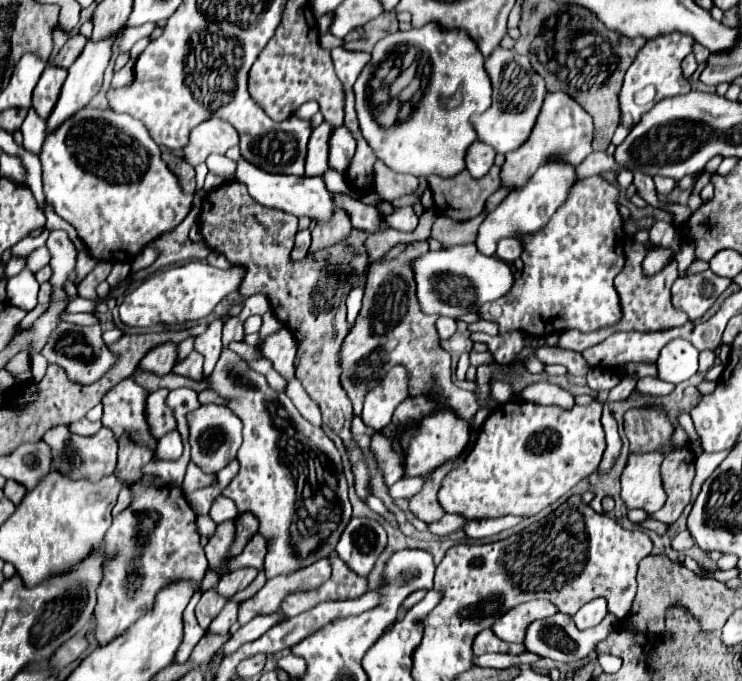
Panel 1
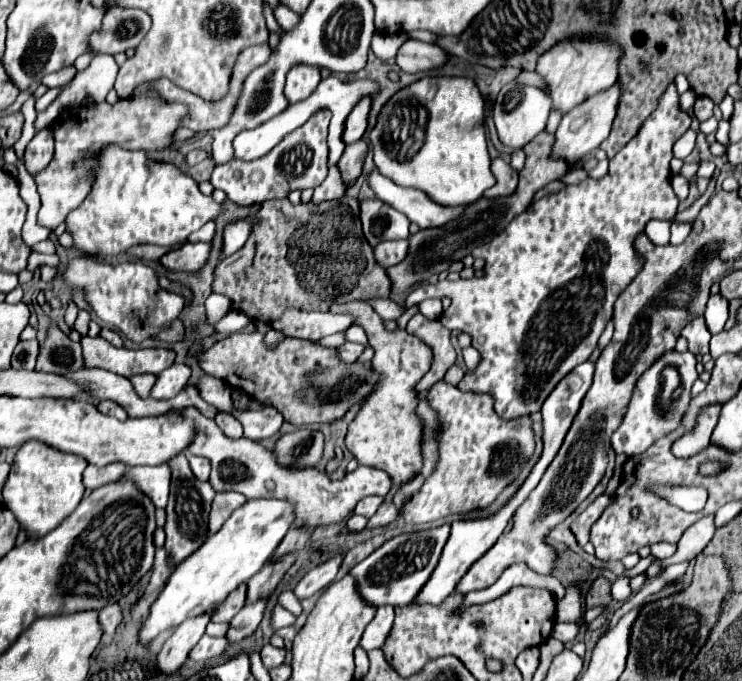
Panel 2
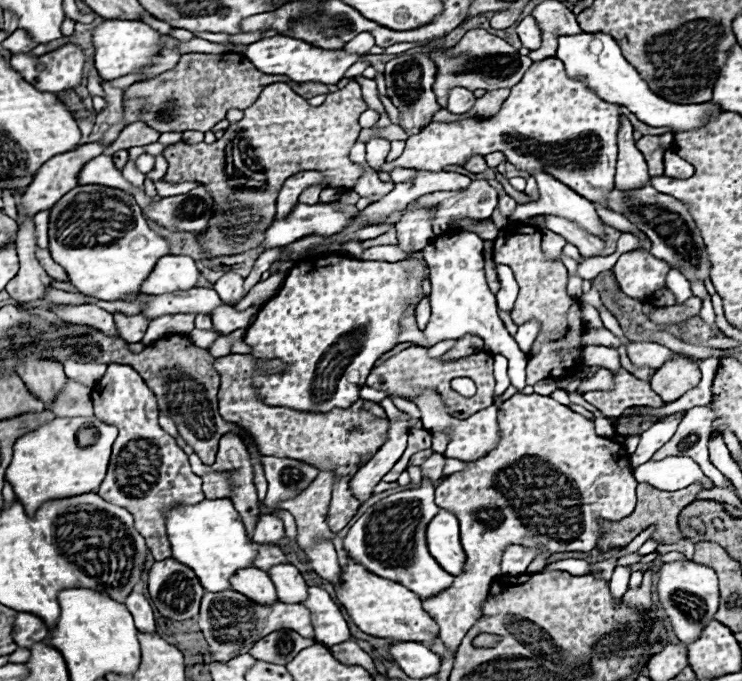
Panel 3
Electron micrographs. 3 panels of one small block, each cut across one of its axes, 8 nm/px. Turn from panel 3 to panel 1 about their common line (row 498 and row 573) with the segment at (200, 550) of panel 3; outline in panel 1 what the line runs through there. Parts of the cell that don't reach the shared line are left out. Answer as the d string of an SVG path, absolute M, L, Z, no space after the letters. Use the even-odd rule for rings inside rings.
M252 512L240 514L240 516L238 516L238 526L236 526L236 538L234 538L234 544L232 544L230 550L226 552L224 562L222 562L218 568L214 568L214 572L216 572L216 574L228 574L226 562L232 560L234 556L238 556L238 554L244 550L244 546L248 544L248 540L250 540L256 532L258 532L258 518L256 518Z

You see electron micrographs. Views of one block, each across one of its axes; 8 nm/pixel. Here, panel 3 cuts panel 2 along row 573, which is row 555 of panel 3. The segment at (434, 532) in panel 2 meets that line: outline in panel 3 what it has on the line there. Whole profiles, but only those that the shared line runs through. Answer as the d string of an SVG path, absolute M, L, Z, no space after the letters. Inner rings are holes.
M430 484L402 490L370 506L350 528L344 538L344 548L368 572L390 578L418 594L422 600L428 600L454 582L454 576L446 574L428 552L426 528L434 514L438 514L438 506L434 504L434 488Z

